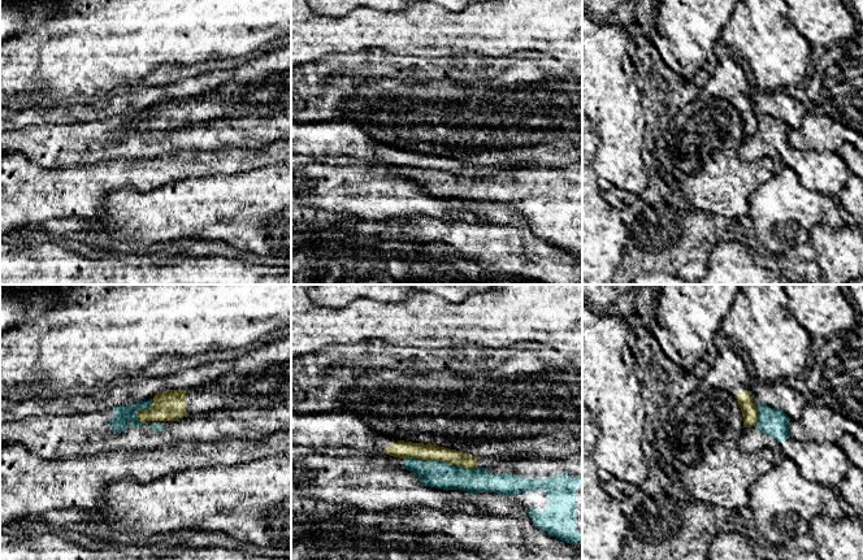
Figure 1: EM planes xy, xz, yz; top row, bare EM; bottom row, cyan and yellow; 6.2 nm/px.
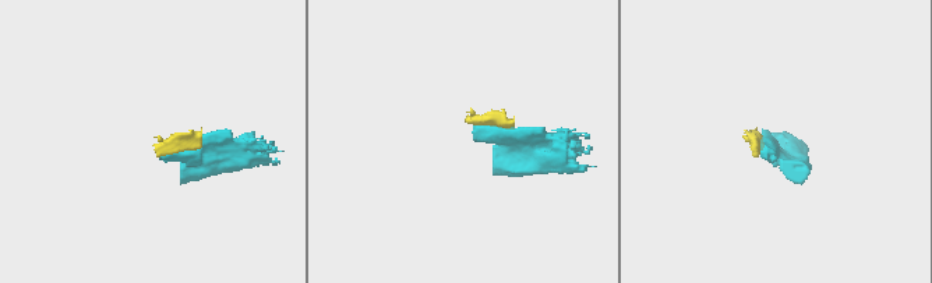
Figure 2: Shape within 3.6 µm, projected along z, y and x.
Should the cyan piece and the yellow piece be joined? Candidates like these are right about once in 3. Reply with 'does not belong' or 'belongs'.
does not belong

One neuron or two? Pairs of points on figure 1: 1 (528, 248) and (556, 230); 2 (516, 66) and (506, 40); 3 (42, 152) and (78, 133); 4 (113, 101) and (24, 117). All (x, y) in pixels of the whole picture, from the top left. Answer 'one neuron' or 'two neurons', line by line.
1: two neurons
2: two neurons
3: one neuron
4: one neuron

